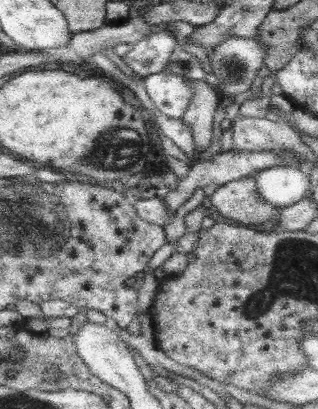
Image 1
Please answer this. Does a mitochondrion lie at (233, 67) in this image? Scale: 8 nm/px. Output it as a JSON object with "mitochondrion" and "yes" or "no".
{"mitochondrion":"yes"}

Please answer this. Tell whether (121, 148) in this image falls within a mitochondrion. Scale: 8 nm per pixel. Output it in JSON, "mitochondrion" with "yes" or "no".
{"mitochondrion":"yes"}

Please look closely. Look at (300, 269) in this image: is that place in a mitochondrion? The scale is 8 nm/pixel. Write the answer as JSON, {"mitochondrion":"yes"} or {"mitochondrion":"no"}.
{"mitochondrion":"yes"}

